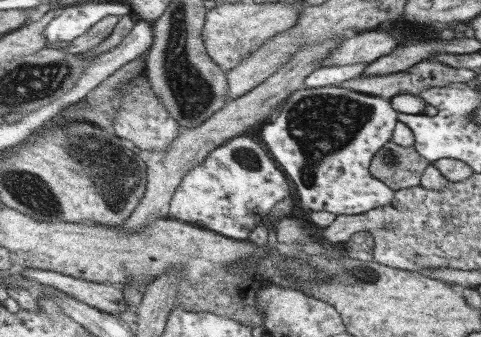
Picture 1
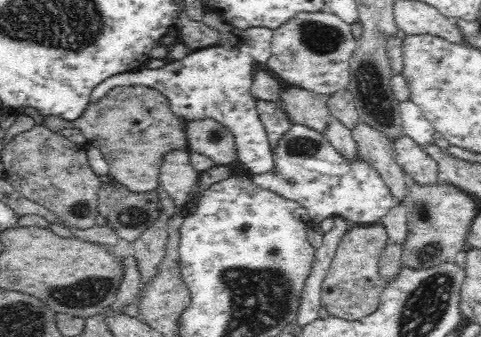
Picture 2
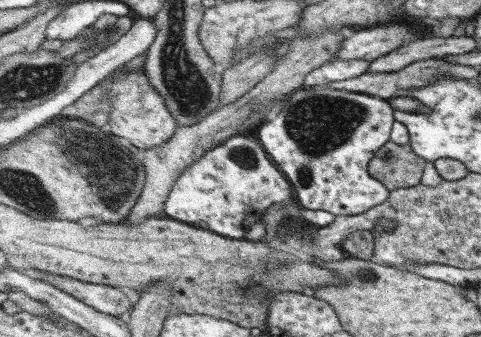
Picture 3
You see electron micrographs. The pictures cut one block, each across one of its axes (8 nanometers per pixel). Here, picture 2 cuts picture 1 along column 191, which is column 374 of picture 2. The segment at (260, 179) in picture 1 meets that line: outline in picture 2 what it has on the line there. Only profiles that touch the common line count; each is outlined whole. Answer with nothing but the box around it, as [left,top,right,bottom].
[250,124,400,226]

